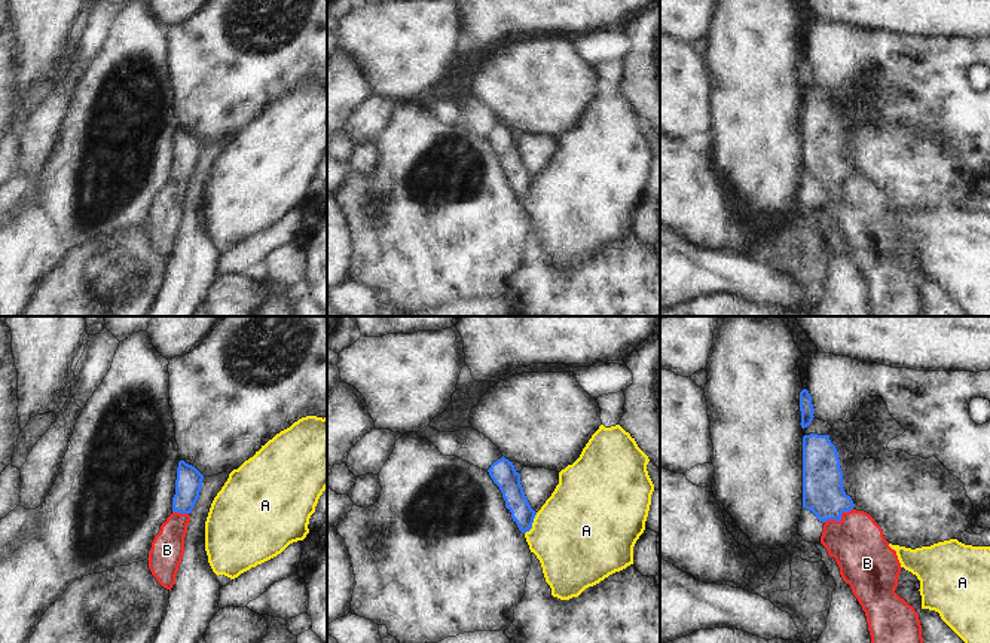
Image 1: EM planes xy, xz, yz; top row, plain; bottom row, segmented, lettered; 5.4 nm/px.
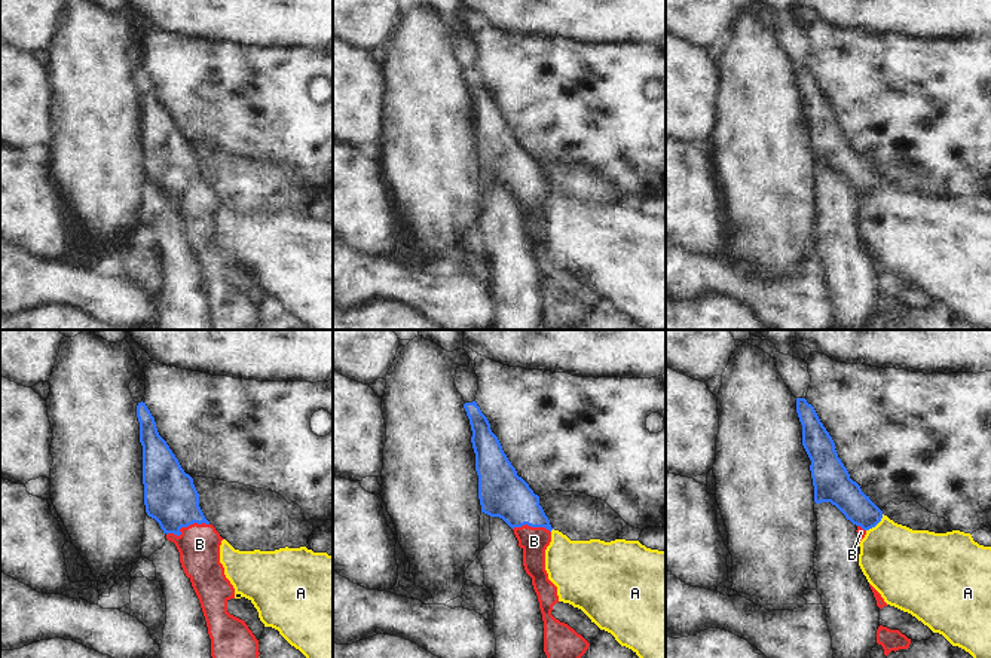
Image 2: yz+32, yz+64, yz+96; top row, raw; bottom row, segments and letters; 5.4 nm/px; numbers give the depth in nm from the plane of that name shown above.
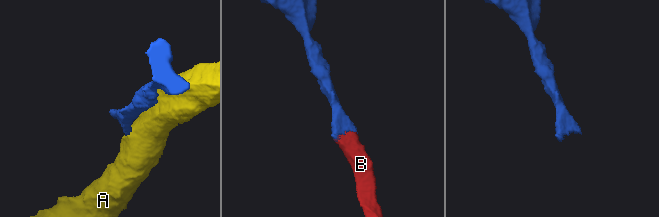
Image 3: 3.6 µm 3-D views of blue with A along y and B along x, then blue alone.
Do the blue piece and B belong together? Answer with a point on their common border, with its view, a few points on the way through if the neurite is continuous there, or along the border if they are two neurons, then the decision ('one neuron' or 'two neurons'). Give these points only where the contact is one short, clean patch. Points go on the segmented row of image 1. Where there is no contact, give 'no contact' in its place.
meets blue in yz at (839, 520); runs through yz (822, 478), (822, 493), (839, 520), (856, 542); one neuron

